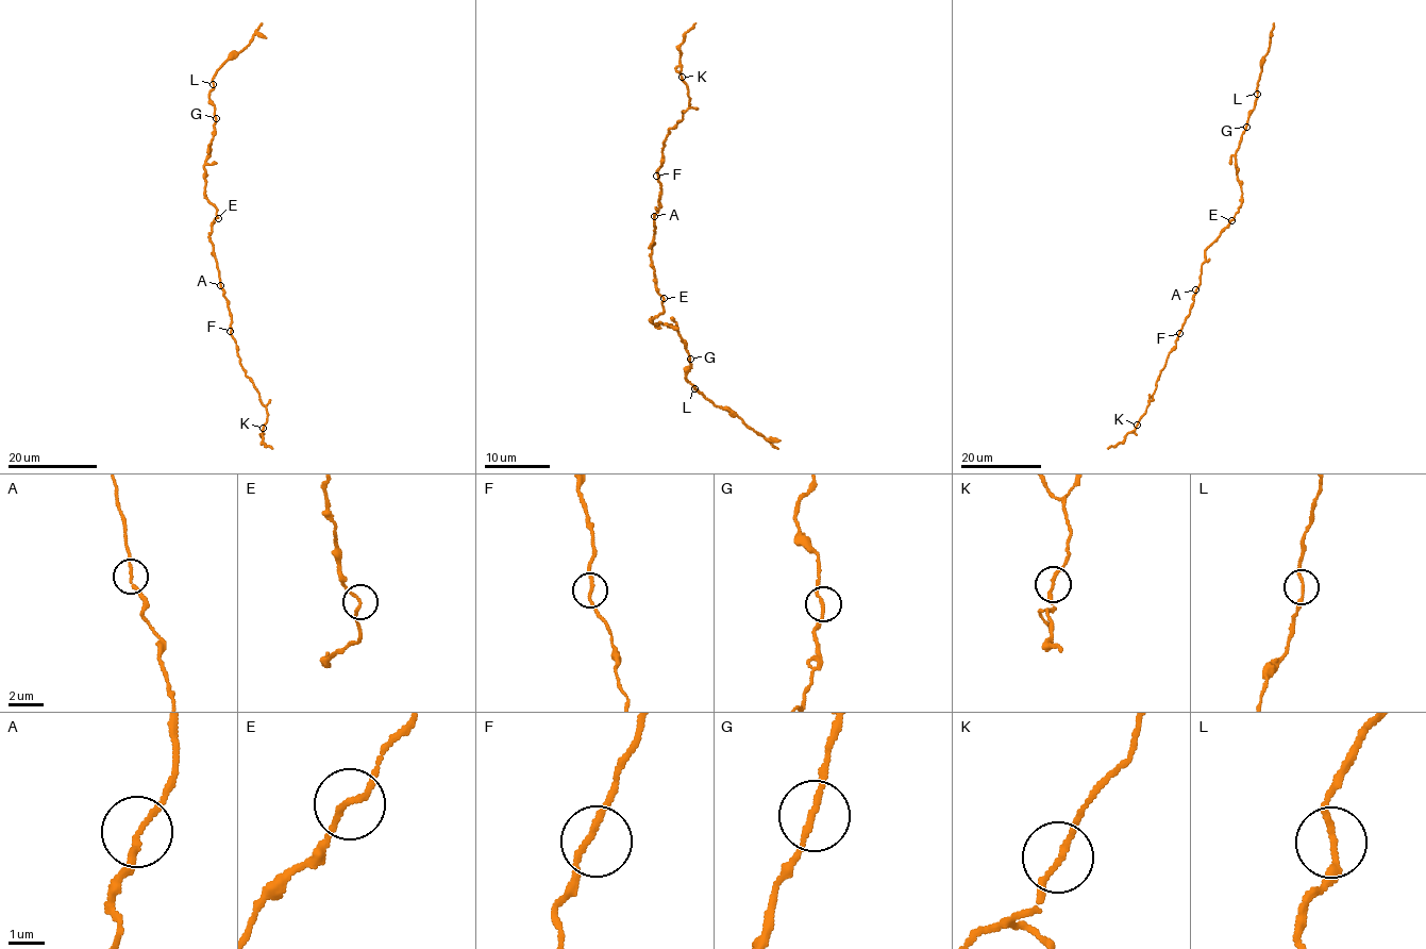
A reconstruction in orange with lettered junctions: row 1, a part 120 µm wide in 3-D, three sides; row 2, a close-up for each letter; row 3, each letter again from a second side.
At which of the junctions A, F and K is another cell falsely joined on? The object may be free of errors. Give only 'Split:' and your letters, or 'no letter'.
Split: no letter

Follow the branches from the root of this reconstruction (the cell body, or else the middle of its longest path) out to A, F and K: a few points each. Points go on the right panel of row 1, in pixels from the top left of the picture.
A: (1206, 250), (1200, 285), (1195, 289)
F: (1206, 250), (1200, 285), (1179, 333)
K: (1206, 250), (1189, 315), (1137, 425)

